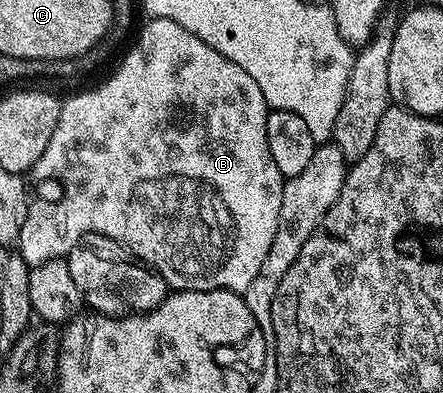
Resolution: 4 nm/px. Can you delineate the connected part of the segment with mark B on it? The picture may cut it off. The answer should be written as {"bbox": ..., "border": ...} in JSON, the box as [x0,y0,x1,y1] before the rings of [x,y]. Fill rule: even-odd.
{"bbox":[16,17,284,294],"border":[[[159,17],[145,23],[147,25],[139,31],[134,46],[123,55],[122,62],[115,67],[114,74],[107,81],[100,82],[95,89],[86,89],[83,93],[62,101],[60,123],[56,123],[56,131],[52,131],[52,139],[48,139],[48,147],[44,147],[44,155],[40,155],[32,170],[38,181],[59,181],[62,195],[56,201],[35,200],[25,210],[18,226],[16,251],[26,260],[27,265],[43,265],[45,261],[65,258],[70,248],[78,244],[86,234],[98,233],[118,242],[143,265],[155,269],[171,290],[227,289],[233,293],[245,294],[248,283],[252,283],[252,279],[256,279],[256,271],[260,271],[260,263],[264,263],[264,255],[268,255],[268,247],[272,247],[272,239],[276,239],[284,184],[283,175],[273,162],[266,138],[268,106],[264,91],[256,87],[256,79],[252,79],[248,71],[236,67],[232,59],[224,59],[224,55],[208,47],[204,39],[196,39],[192,31],[184,31],[180,23]]]}

